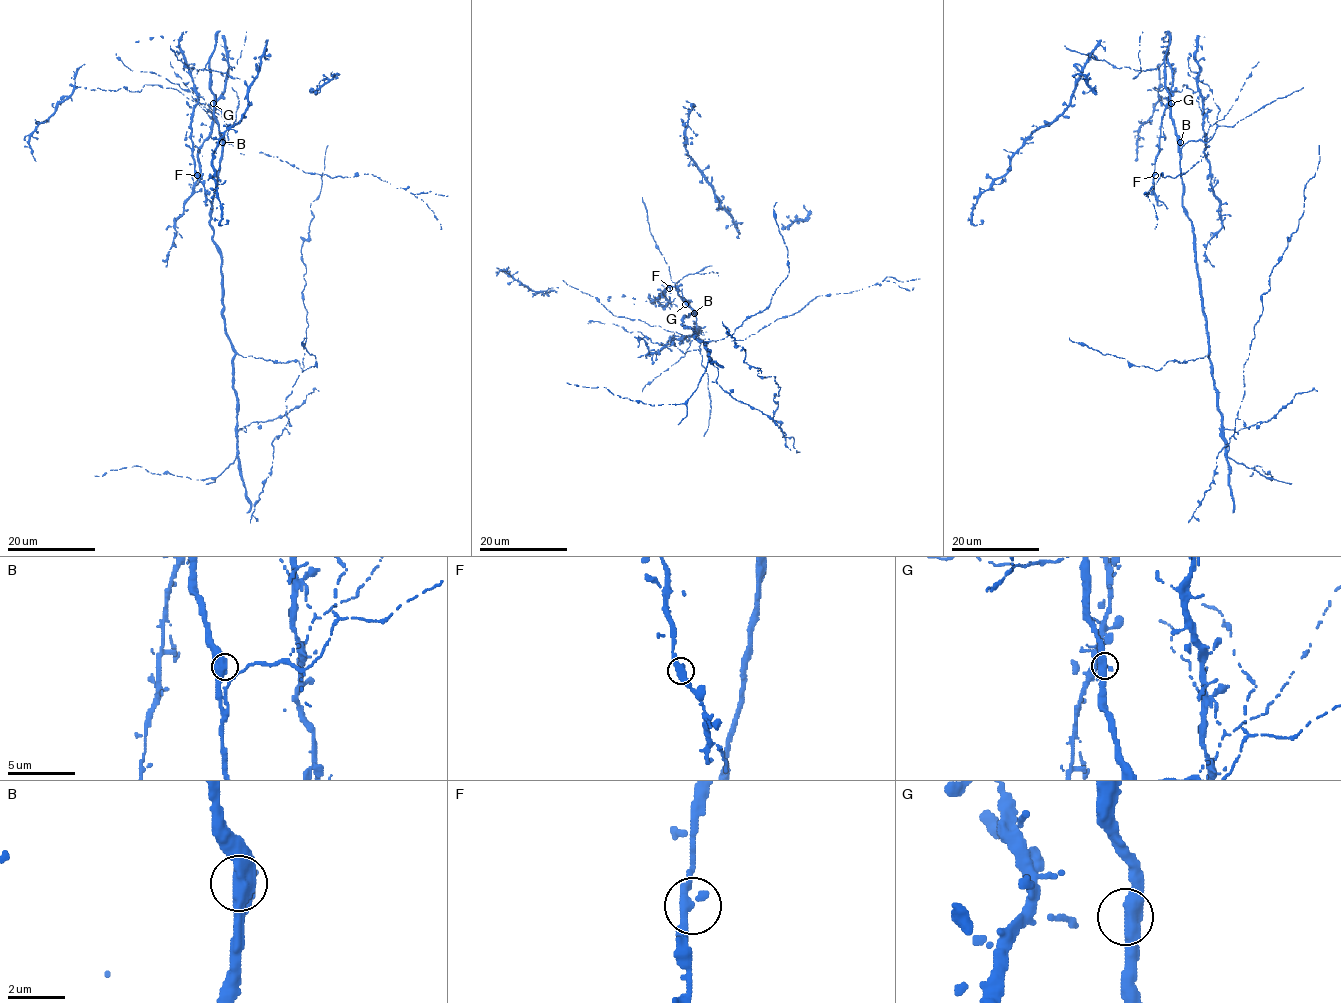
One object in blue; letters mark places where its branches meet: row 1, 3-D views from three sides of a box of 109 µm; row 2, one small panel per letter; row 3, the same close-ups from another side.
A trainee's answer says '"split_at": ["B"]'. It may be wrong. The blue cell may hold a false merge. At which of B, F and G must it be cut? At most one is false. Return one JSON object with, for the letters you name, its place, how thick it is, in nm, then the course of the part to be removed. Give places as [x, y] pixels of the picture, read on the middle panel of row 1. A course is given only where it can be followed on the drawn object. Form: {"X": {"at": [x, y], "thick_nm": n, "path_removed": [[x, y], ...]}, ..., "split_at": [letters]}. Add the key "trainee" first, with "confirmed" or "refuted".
{"trainee": "refuted", "split_at": []}

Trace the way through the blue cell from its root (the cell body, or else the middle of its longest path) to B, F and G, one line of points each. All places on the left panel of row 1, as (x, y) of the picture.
B: (223, 297), (221, 253), (213, 239), (210, 224), (223, 142)
F: (223, 297), (221, 253), (210, 224), (221, 155), (213, 103), (198, 103), (192, 118), (197, 175)
G: (223, 297), (221, 253), (213, 239), (210, 224), (221, 155), (221, 134), (213, 103)

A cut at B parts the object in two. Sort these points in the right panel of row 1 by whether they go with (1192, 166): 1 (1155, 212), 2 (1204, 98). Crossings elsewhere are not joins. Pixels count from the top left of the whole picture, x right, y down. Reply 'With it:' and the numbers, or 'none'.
With it: 1

